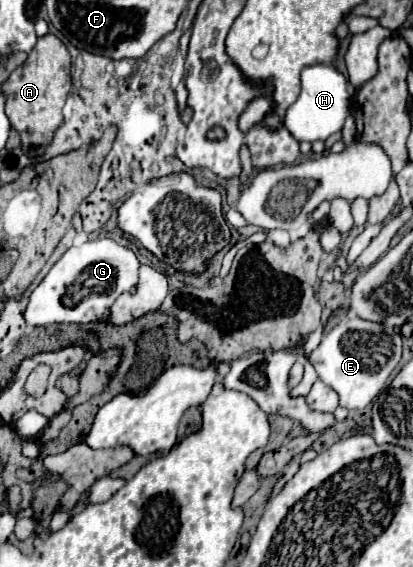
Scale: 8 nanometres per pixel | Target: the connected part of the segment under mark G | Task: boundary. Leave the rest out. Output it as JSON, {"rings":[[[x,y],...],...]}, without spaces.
{"rings":[[[102,238],[102,240],[88,240],[80,246],[72,246],[30,294],[28,306],[24,310],[24,320],[30,326],[46,326],[62,322],[90,324],[106,320],[114,300],[122,292],[136,286],[138,268],[140,268],[138,256],[130,248],[118,244],[116,240]]]}

